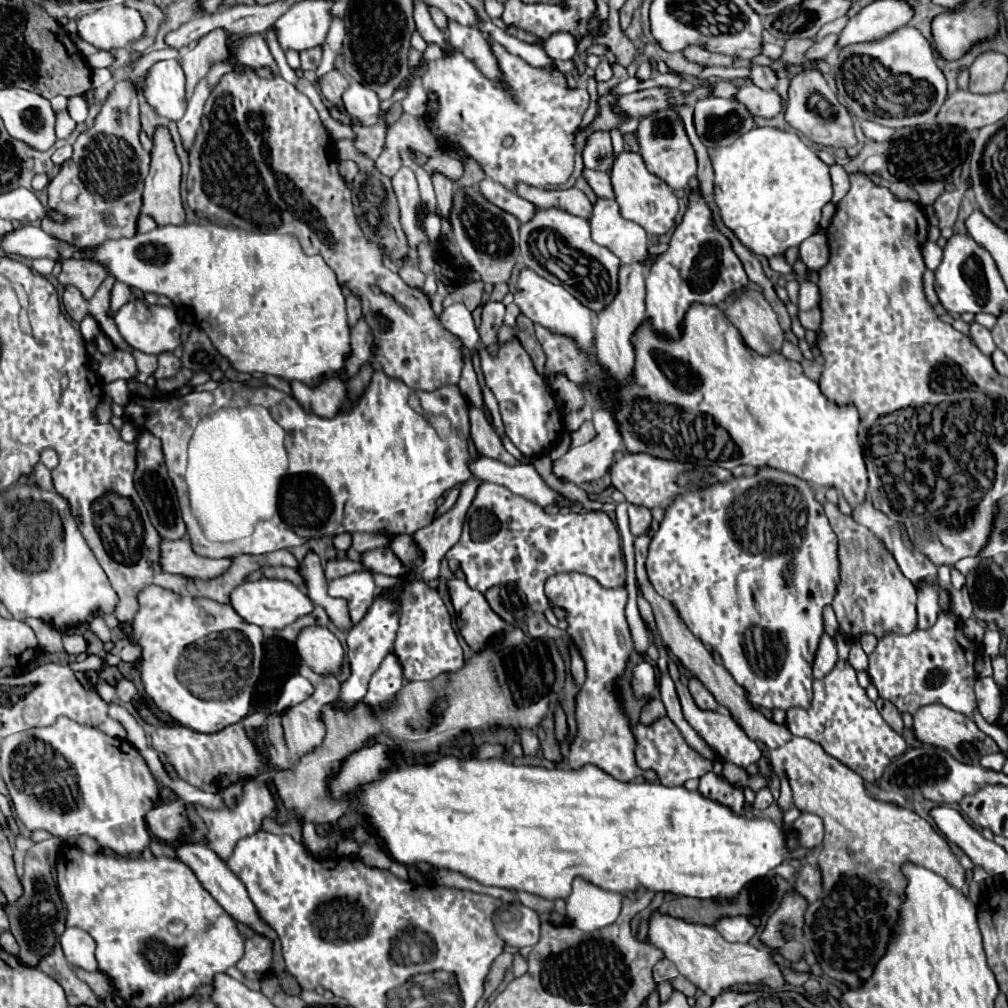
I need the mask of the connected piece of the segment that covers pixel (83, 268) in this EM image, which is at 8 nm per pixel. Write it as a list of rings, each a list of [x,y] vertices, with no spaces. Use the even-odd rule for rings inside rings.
[[[63,260],[61,264],[59,282],[63,286],[77,286],[85,298],[91,298],[107,278],[105,268],[99,268],[99,264],[91,264],[89,260]]]

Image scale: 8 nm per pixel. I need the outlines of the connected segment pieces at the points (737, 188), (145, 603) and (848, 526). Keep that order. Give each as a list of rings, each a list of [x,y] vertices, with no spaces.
[[[753,128],[739,136],[733,144],[711,150],[711,162],[715,170],[715,204],[719,206],[723,224],[751,252],[761,256],[781,256],[787,248],[799,246],[805,238],[815,234],[821,220],[821,208],[831,200],[833,188],[829,178],[829,166],[805,146],[795,132],[783,132],[779,128]]]
[[[151,586],[139,592],[139,606],[141,608],[135,614],[133,634],[129,636],[129,640],[143,650],[139,660],[141,682],[145,686],[145,696],[157,706],[157,710],[167,712],[177,724],[187,726],[195,732],[219,732],[225,726],[243,720],[249,714],[255,682],[261,674],[261,628],[255,624],[247,624],[229,604],[215,604],[207,598],[179,596],[159,586]]]
[[[825,502],[823,508],[831,522],[833,532],[839,538],[841,584],[839,584],[839,592],[833,600],[833,610],[839,620],[839,630],[843,630],[843,634],[847,634],[851,638],[859,638],[861,634],[873,634],[873,636],[881,638],[887,632],[911,634],[917,628],[917,610],[915,610],[917,590],[915,590],[915,586],[899,572],[899,566],[895,564],[895,558],[891,556],[891,552],[887,552],[887,548],[883,548],[883,542],[869,528],[857,524],[851,516],[841,514],[839,508],[835,508],[835,504],[831,504],[831,502]]]

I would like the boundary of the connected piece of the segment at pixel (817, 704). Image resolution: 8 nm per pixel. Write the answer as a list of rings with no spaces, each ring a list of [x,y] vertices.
[[[839,660],[835,664],[835,668],[821,680],[813,680],[813,702],[811,708],[807,712],[795,712],[795,708],[787,710],[787,728],[791,730],[791,734],[795,736],[805,736],[817,744],[821,744],[821,748],[837,758],[843,766],[851,768],[853,772],[857,772],[859,776],[863,776],[869,782],[875,782],[879,778],[879,772],[883,772],[883,768],[895,758],[901,756],[905,752],[905,740],[901,734],[897,734],[877,712],[875,704],[867,698],[865,690],[859,686],[857,682],[857,674],[851,668],[851,664],[847,660]]]

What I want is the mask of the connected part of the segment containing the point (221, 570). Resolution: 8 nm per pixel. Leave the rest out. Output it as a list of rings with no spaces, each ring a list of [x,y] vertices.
[[[163,540],[161,548],[163,556],[163,570],[171,574],[181,574],[187,578],[199,578],[199,580],[211,580],[221,574],[225,574],[231,566],[231,558],[205,558],[193,552],[191,540]]]

